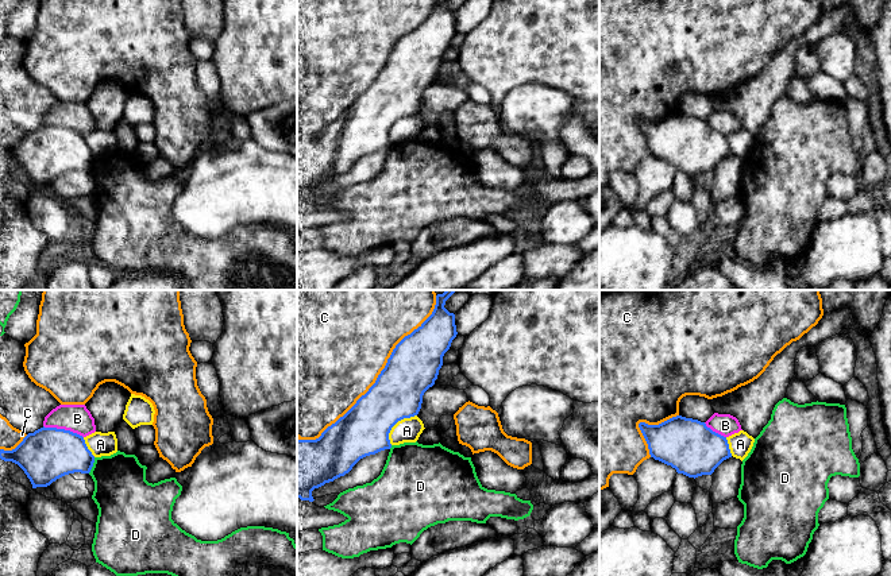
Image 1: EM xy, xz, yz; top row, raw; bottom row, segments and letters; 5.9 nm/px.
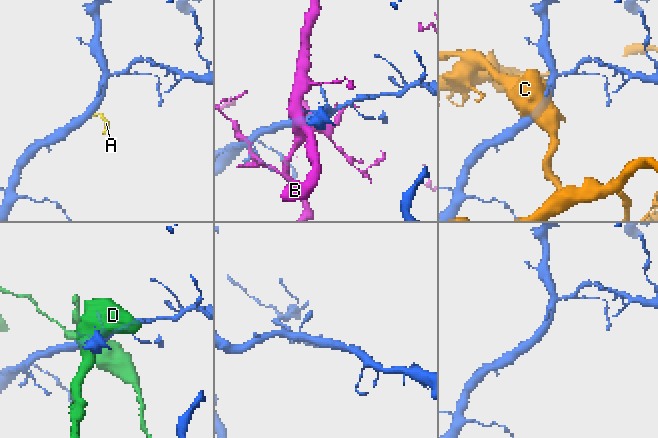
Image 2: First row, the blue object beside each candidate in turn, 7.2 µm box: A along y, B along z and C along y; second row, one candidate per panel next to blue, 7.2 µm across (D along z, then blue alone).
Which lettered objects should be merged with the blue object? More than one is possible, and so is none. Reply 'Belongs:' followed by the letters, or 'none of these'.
Belongs: A

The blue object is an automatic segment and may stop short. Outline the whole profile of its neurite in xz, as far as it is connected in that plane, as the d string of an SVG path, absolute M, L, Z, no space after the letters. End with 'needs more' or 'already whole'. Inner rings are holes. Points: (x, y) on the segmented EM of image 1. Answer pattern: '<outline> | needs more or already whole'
M456 290L436 295L432 314L393 349L375 383L335 424L316 440L297 440L297 498L313 502L312 491L348 473L363 457L390 449L393 445L416 442L424 424L417 417L424 393L435 384L443 356L456 337L455 314L444 305Z | needs more

